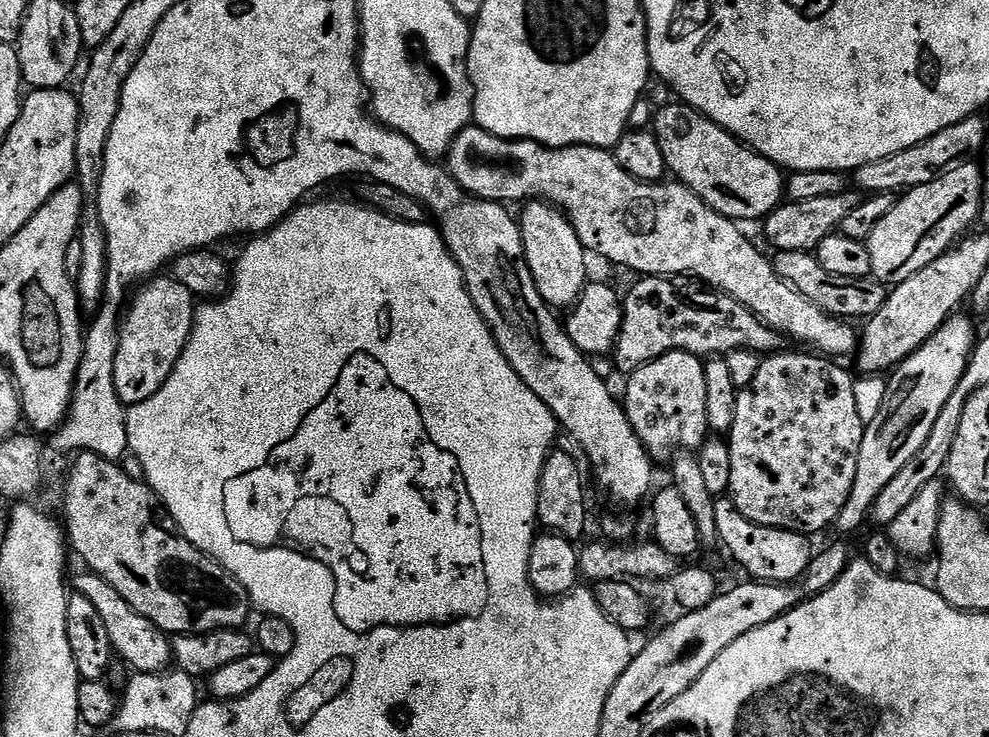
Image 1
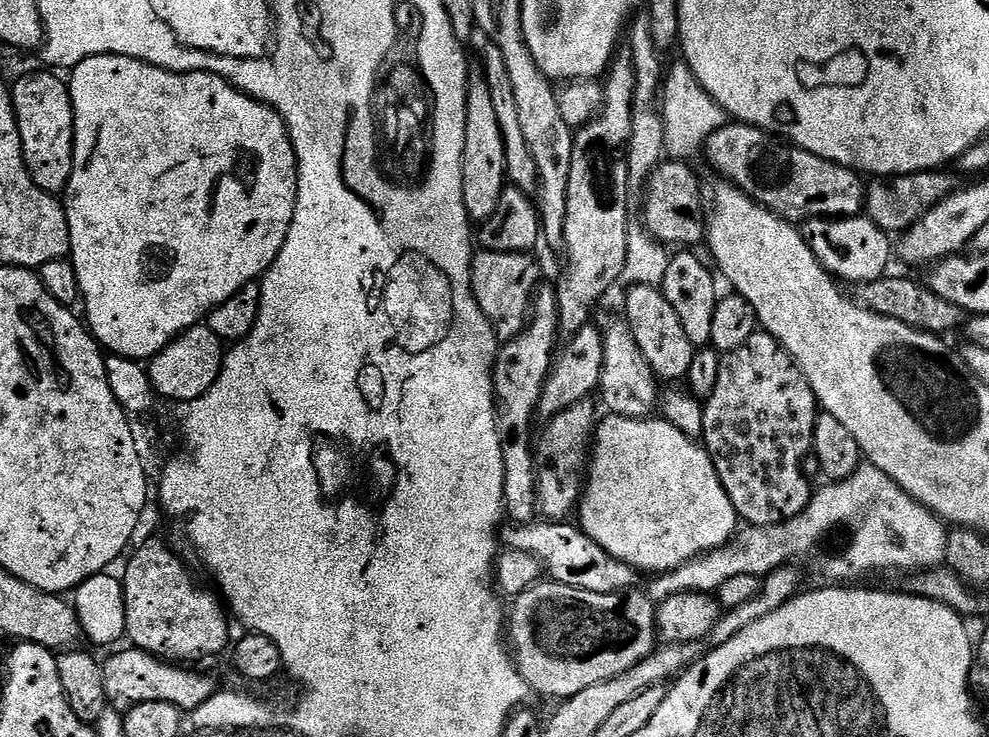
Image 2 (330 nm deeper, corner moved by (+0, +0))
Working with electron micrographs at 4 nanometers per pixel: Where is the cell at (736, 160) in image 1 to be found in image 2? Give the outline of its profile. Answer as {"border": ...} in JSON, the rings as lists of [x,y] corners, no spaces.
{"border":[[[729,122],[713,134],[707,142],[707,151],[712,151],[712,160],[721,172],[737,188],[741,188],[747,196],[751,196],[757,204],[763,204],[783,220],[789,222],[807,222],[821,218],[843,218],[859,216],[866,204],[866,184],[861,173],[855,168],[847,168],[835,164],[832,160],[818,158],[806,150],[797,148],[791,142],[782,142],[781,137],[755,128],[752,124]]]}

